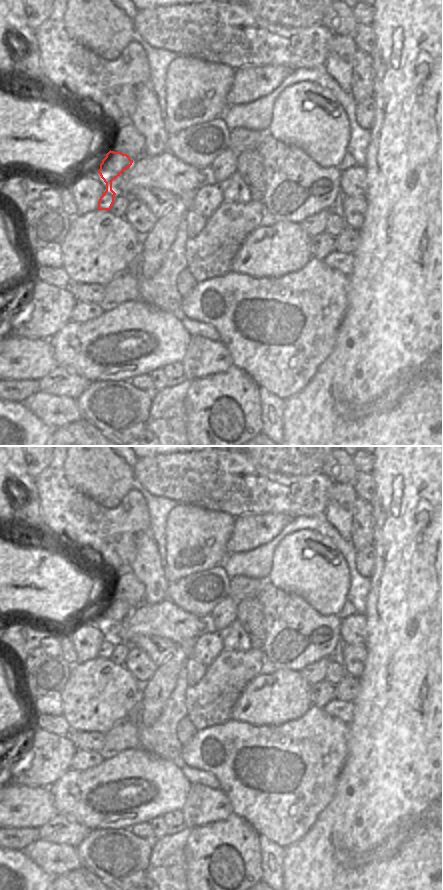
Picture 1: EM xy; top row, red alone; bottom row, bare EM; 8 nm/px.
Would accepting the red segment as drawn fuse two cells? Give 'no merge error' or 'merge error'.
merge error

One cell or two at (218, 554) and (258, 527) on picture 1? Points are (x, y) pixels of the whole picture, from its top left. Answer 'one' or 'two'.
two

